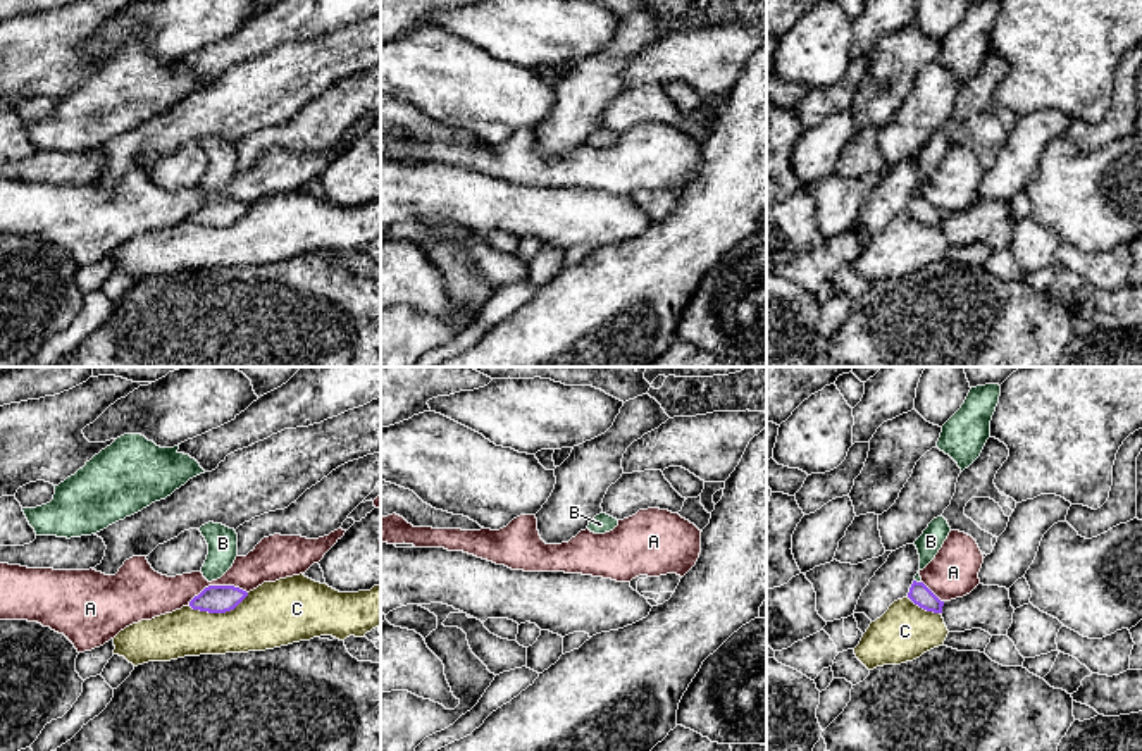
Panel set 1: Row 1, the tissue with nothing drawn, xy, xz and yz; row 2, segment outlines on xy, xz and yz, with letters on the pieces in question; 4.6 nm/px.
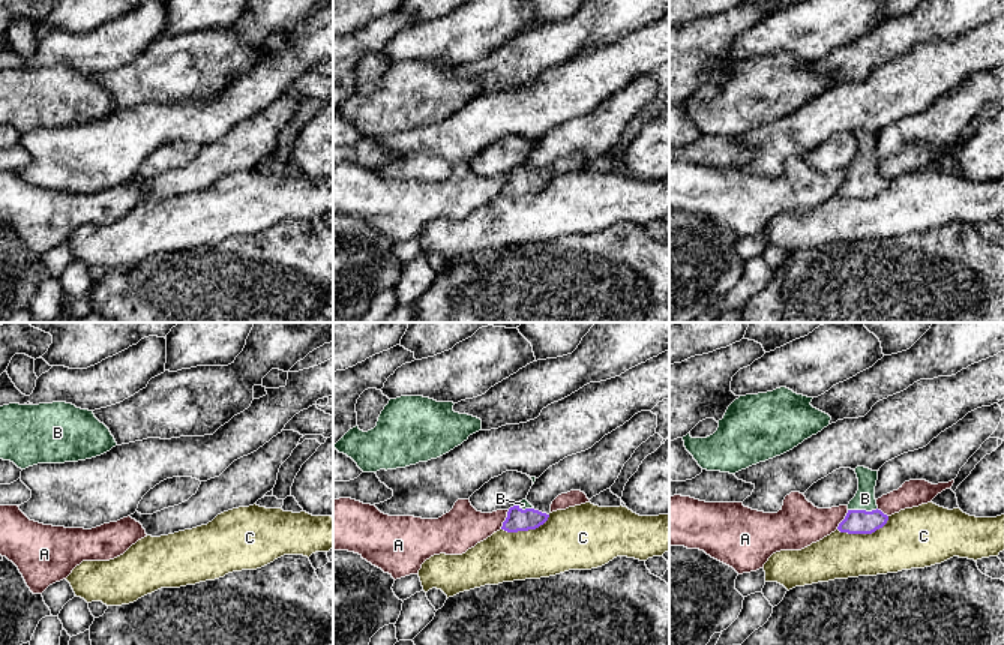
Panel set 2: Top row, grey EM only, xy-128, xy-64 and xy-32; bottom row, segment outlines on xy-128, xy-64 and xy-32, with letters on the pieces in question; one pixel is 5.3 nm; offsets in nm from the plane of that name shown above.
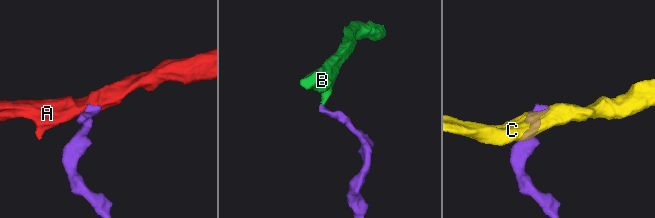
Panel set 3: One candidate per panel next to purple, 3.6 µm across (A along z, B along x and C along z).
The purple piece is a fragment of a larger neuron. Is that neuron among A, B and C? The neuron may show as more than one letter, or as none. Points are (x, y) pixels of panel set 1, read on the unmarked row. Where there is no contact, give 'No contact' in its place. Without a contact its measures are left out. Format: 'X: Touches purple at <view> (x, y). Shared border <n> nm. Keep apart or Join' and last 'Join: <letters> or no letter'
A: Touches purple at xy (217, 200). Shared border 280 nm. Keep apart
B: Touches purple at yz (918, 197). Shared border 40 nm. Join
C: Touches purple at xy (217, 226). Shared border 300 nm. Keep apart
Join: B

